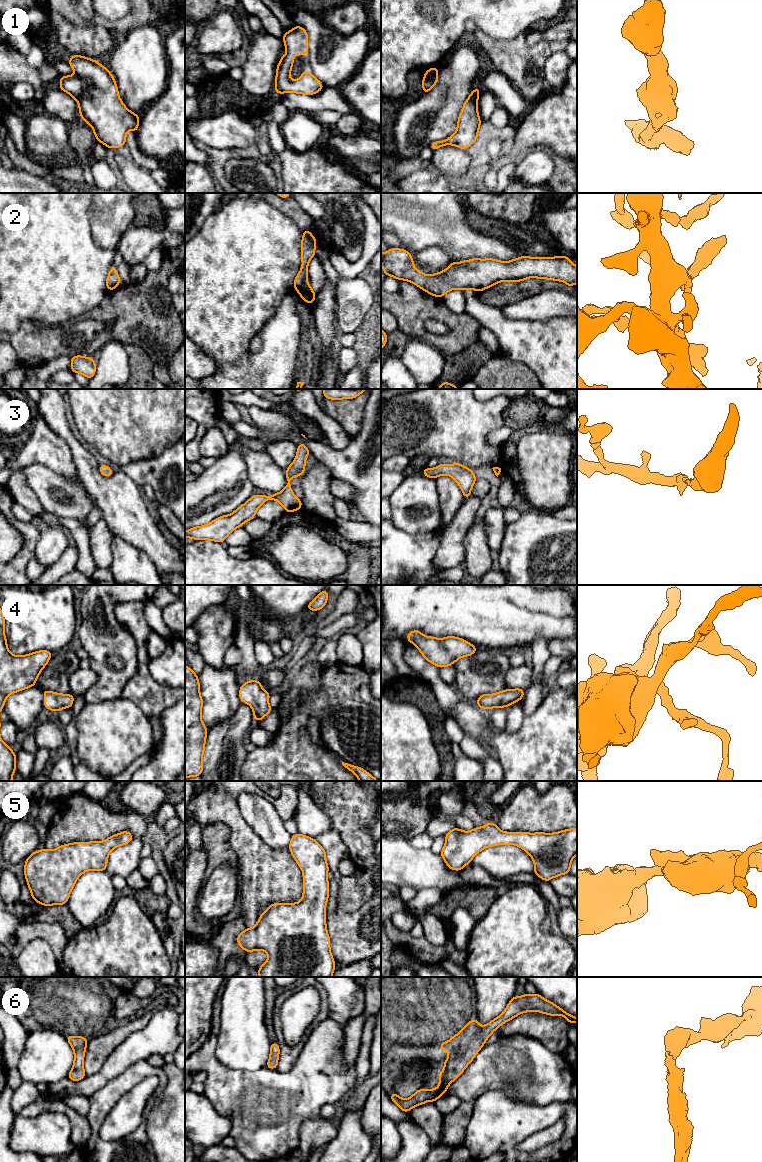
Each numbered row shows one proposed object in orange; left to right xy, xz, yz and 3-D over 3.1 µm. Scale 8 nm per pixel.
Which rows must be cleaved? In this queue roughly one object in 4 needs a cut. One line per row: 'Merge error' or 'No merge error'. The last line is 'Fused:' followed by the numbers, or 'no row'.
1: No merge error
2: No merge error
3: No merge error
4: No merge error
5: No merge error
6: No merge error
Fused: no row

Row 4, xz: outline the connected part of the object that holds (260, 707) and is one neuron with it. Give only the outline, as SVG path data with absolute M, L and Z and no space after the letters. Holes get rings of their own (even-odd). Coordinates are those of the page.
M252 679L240 686L240 700L251 706L255 722L262 720L273 710L268 704L270 694L262 688L261 683L256 679Z

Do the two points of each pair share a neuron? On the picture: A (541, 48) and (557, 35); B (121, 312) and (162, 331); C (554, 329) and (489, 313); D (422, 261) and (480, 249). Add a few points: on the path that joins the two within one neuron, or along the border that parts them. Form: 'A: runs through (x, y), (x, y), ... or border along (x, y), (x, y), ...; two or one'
A: border along (525, 41), (530, 45), (542, 40), (549, 41); two
B: runs through (131, 313), (143, 314), (152, 323); one
C: runs through (538, 330), (505, 329); one
D: border along (427, 247), (440, 246), (444, 248), (452, 261); two

